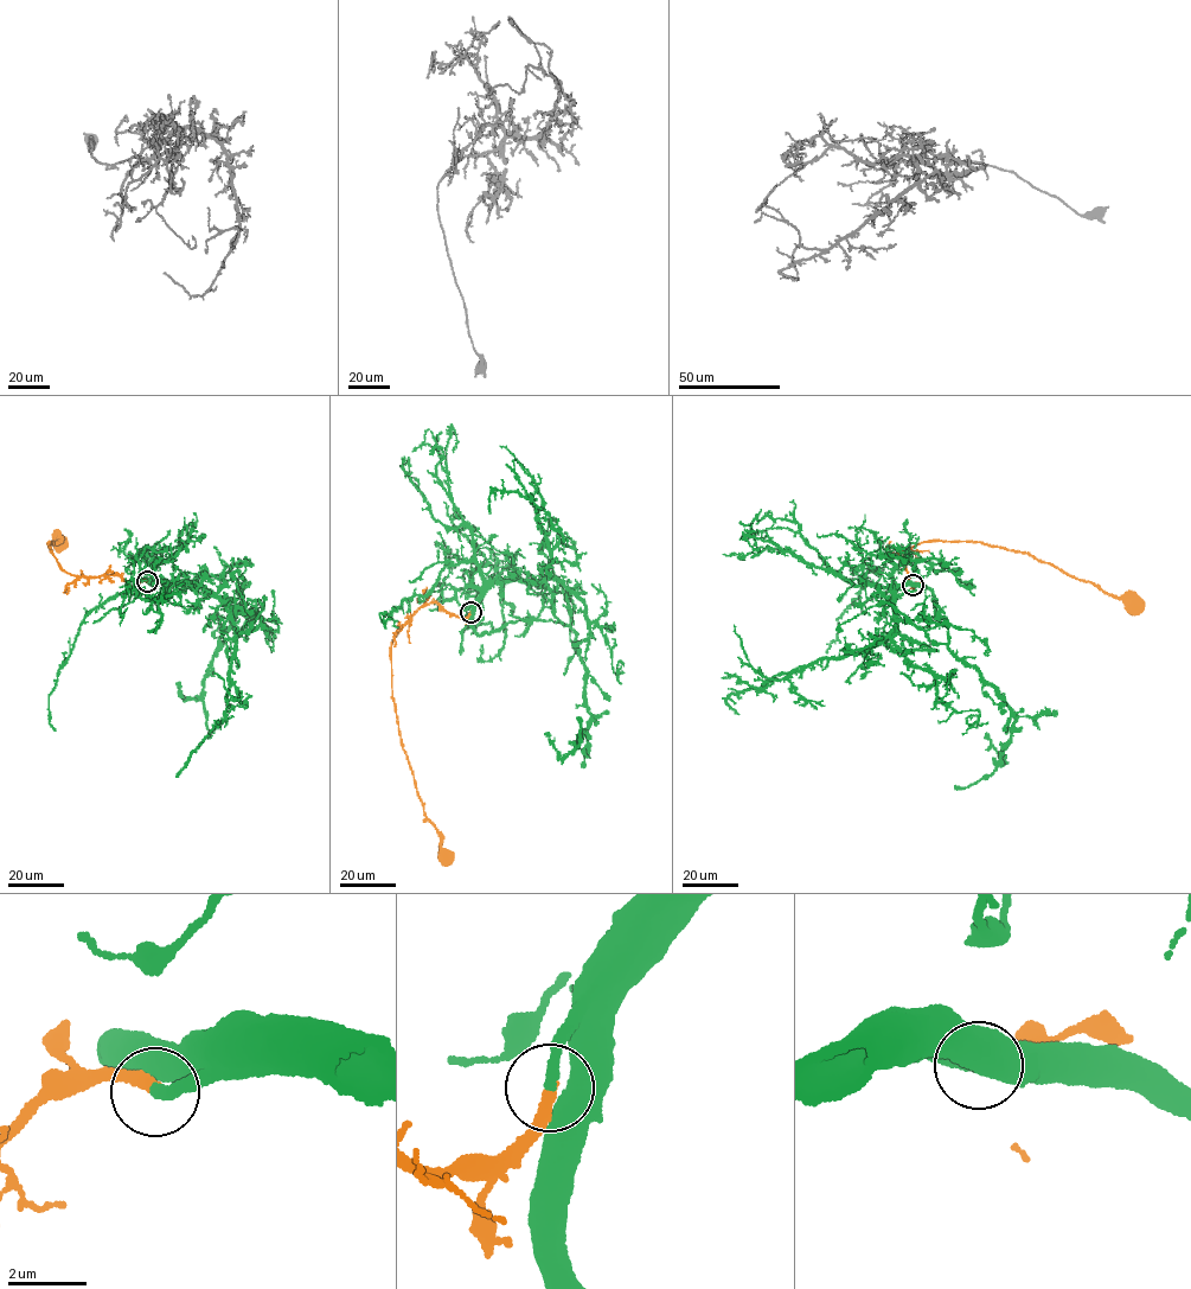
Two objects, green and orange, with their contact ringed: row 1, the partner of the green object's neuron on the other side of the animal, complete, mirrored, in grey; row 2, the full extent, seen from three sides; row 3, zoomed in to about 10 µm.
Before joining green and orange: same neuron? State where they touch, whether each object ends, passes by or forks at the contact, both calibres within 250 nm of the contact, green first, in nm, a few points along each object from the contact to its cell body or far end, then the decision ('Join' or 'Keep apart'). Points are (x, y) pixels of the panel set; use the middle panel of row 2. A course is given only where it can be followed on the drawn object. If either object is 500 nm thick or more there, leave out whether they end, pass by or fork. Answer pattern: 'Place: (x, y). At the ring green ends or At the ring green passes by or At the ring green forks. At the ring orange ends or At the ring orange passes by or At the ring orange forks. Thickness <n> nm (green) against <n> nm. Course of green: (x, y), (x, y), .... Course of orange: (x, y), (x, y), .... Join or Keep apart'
Place: (471, 612). At the ring green ends. At the ring orange ends. Thickness 280 nm (green) against 320 nm. Course of green: (471, 612), (480, 635), (507, 623), (540, 619), (575, 633), (591, 721), (561, 758), (546, 733). Course of orange: (471, 612), (462, 618), (437, 604), (422, 606), (391, 648), (392, 699), (402, 748), (424, 815), (447, 856). Join

